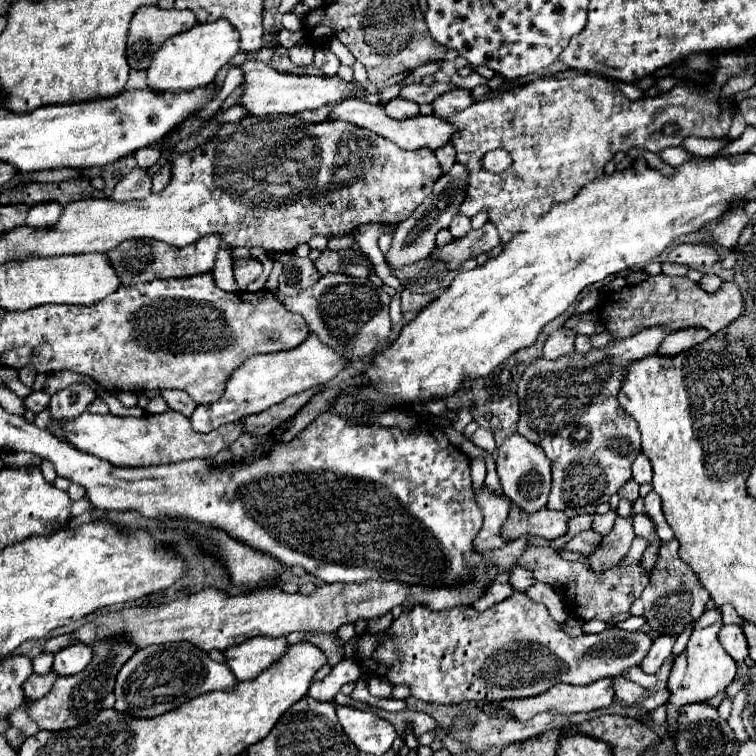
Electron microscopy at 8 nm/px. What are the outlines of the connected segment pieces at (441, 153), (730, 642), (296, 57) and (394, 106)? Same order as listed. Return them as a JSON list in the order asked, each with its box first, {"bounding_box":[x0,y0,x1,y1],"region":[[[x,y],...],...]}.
[{"bounding_box":[435,144,455,174],"region":[[[447,144],[447,146],[443,146],[441,150],[437,150],[435,156],[437,156],[439,164],[441,164],[443,174],[447,174],[447,172],[451,170],[451,166],[455,164],[455,148],[453,148],[451,144]]]},{"bounding_box":[719,626,749,662],"region":[[[723,626],[723,630],[719,632],[719,642],[735,662],[749,656],[749,646],[741,626]]]},{"bounding_box":[288,44,314,67],"region":[[[308,44],[295,45],[288,50],[290,60],[300,67],[305,67],[313,63],[314,49]]]},{"bounding_box":[383,98,419,120],"region":[[[393,98],[391,102],[383,104],[383,108],[391,118],[397,118],[397,120],[413,118],[413,116],[419,114],[419,104],[411,102],[411,100],[405,100],[405,98]]]}]

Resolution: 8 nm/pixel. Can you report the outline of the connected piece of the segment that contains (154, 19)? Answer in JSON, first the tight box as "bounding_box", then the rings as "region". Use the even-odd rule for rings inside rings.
{"bounding_box":[127,6,193,70],"region":[[[141,6],[129,26],[127,60],[135,70],[147,70],[161,44],[175,34],[193,28],[191,10],[161,10],[157,6]]]}

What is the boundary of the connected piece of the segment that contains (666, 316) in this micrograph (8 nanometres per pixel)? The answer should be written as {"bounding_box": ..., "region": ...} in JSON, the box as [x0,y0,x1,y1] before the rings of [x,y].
{"bounding_box":[599,274,743,340],"region":[[[657,274],[641,284],[625,286],[619,292],[603,294],[603,300],[599,304],[599,314],[601,318],[607,318],[605,330],[613,336],[613,340],[629,338],[641,332],[643,328],[651,328],[651,326],[661,326],[665,328],[667,334],[691,326],[705,328],[711,334],[717,334],[743,314],[743,298],[735,282],[723,282],[721,290],[709,294],[689,278]]]}

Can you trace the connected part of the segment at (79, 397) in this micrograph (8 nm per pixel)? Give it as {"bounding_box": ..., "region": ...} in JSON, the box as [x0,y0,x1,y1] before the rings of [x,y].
{"bounding_box":[49,382,97,422],"region":[[[81,382],[59,390],[57,394],[51,396],[51,404],[49,404],[51,422],[73,420],[73,418],[81,416],[85,412],[85,408],[95,398],[97,398],[97,392],[93,388],[89,388],[87,384],[81,384]]]}

